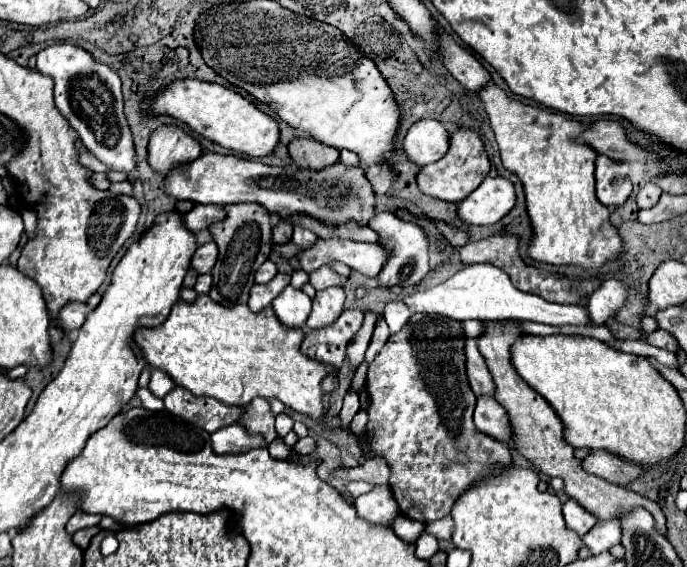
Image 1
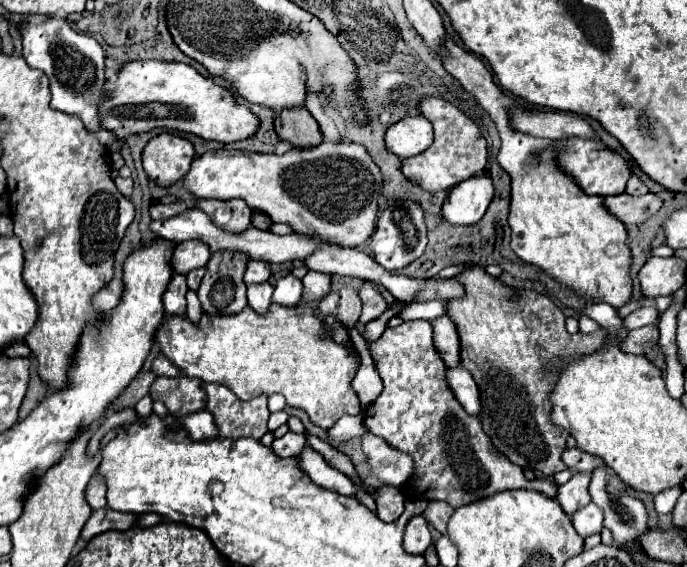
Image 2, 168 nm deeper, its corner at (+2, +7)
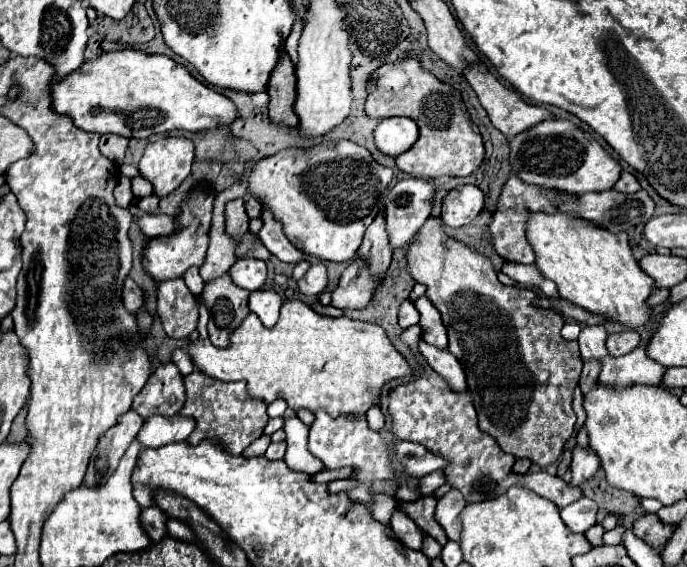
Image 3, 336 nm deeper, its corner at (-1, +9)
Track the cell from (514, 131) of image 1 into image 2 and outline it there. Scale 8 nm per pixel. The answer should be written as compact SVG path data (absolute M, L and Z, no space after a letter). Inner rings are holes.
M452 38L446 40L448 58L444 68L470 92L476 102L494 120L502 146L498 152L498 164L512 178L512 202L510 202L510 228L512 228L512 250L524 262L536 264L548 276L558 280L562 286L576 290L580 296L608 302L616 308L624 306L632 294L630 270L630 248L626 244L624 224L608 214L602 196L586 196L584 190L568 176L560 164L560 148L554 140L522 134L510 126L508 110L514 108L514 100L494 84L492 72L472 52L456 46Z

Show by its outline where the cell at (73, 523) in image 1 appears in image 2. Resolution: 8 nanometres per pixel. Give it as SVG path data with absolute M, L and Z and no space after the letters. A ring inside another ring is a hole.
M96 474L92 476L88 488L86 488L86 502L92 506L92 510L98 510L98 508L106 508L106 486L104 486L104 480L98 478Z

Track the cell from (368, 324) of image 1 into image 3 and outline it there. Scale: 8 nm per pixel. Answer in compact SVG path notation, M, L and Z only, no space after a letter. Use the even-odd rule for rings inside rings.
M379 212L377 218L373 220L373 224L367 228L357 256L365 258L371 266L371 272L381 280L391 264L391 252L393 252L391 242L387 238L387 230L385 230L385 214Z

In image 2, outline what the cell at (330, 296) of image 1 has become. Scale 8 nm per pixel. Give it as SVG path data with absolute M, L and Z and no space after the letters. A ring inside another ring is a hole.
M308 272L304 278L304 292L302 292L302 300L306 304L312 304L316 300L322 300L330 290L332 290L332 276L324 274L324 272Z

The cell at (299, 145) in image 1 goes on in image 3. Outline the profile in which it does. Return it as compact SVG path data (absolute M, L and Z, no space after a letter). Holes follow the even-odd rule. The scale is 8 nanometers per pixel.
M281 50L279 54L279 66L275 66L275 70L271 72L271 78L267 82L267 94L271 96L269 100L269 118L275 122L275 124L283 124L287 128L293 128L297 126L297 116L293 112L293 102L295 102L295 66L289 58L289 54L285 50Z

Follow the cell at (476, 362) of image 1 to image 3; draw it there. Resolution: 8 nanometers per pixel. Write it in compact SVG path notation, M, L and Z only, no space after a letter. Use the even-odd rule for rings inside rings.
M421 296L413 304L415 304L415 308L421 314L419 326L423 330L423 340L429 342L429 344L433 344L433 346L437 346L437 348L447 348L447 330L445 330L443 322L441 322L439 312L429 302L429 298Z

